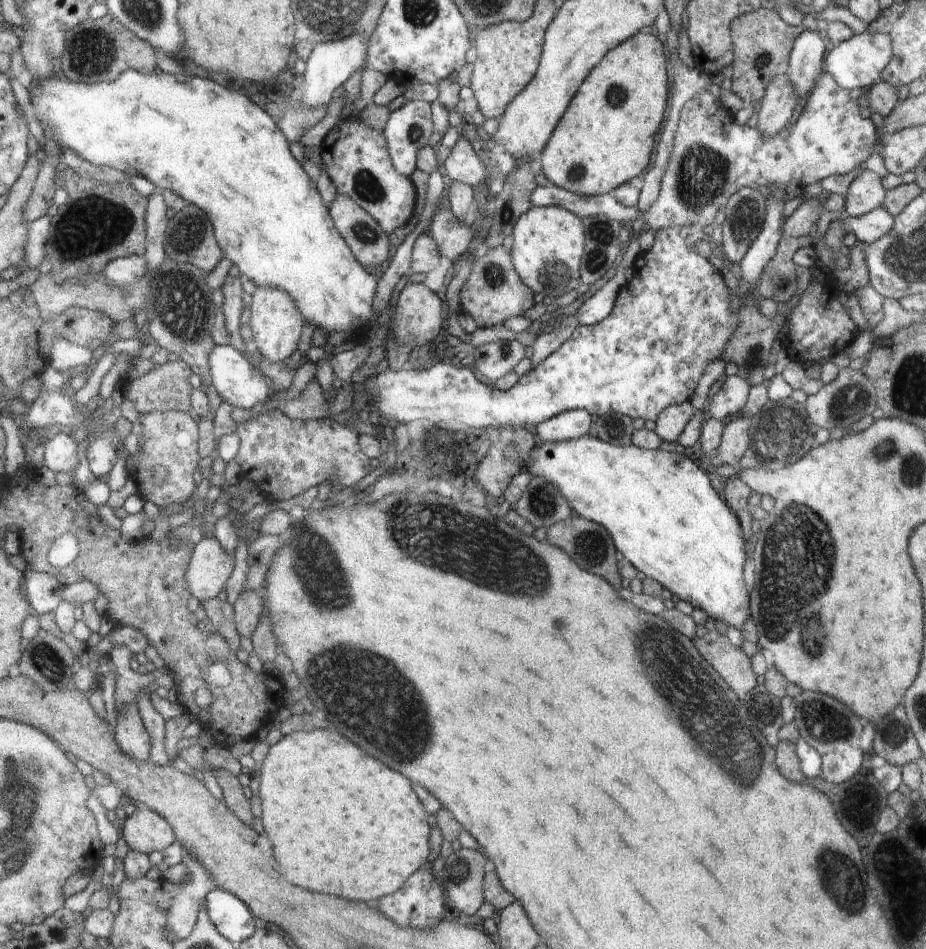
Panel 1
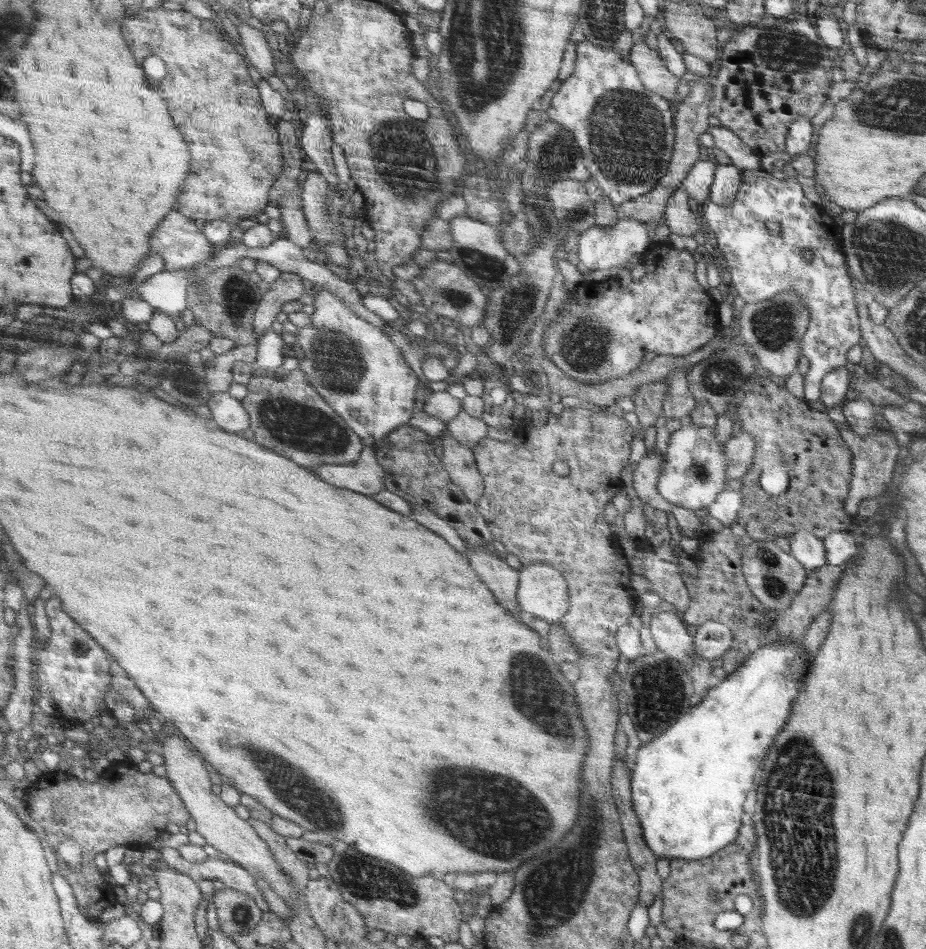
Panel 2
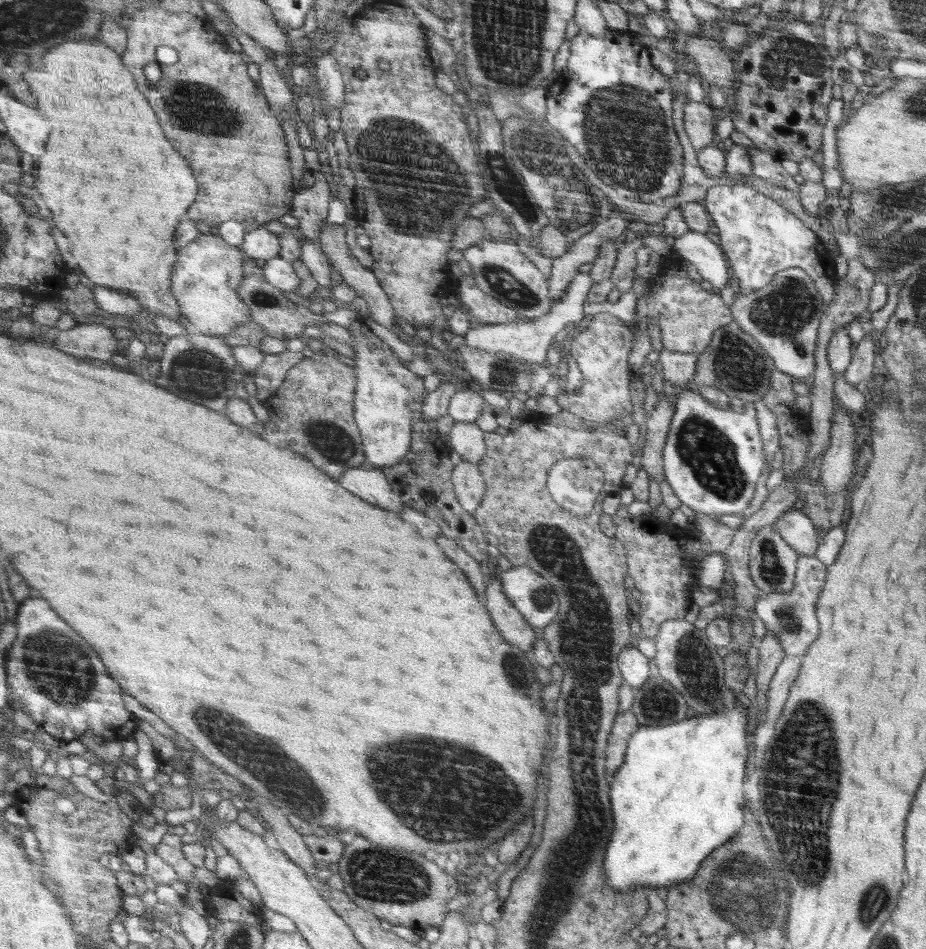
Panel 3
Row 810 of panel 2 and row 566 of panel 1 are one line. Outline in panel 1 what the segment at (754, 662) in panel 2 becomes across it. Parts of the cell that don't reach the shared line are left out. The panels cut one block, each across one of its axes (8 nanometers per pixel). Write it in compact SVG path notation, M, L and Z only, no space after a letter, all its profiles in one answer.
M588 433L586 436L572 440L553 443L538 441L538 444L534 445L530 451L524 472L528 472L532 477L542 477L546 482L553 484L562 493L574 515L603 525L611 533L616 548L620 549L622 556L638 571L644 572L651 579L657 580L672 594L679 596L680 599L686 600L686 602L690 602L694 608L704 610L714 620L738 626L738 628L744 624L746 614L748 614L748 598L746 598L746 592L744 592L744 576L742 576L742 566L744 566L744 558L746 558L746 554L744 554L744 544L746 542L744 542L744 536L742 536L741 522L738 522L739 518L736 518L737 514L734 514L734 510L728 504L724 504L720 500L720 496L714 492L714 488L710 486L708 476L692 460L684 458L682 453L661 451L660 449L645 449L632 444L616 446L607 441L601 441L600 437L596 437L594 433Z

